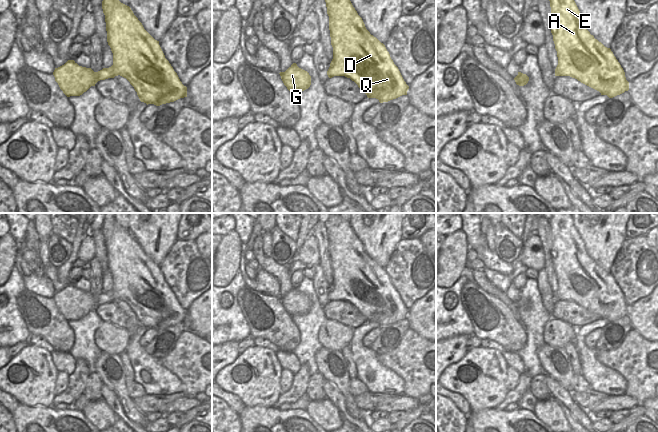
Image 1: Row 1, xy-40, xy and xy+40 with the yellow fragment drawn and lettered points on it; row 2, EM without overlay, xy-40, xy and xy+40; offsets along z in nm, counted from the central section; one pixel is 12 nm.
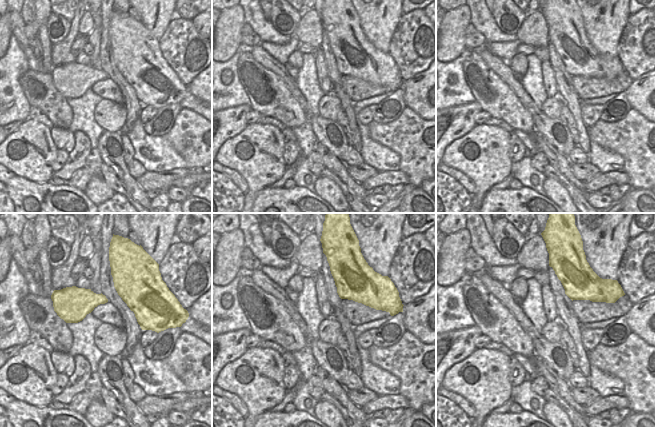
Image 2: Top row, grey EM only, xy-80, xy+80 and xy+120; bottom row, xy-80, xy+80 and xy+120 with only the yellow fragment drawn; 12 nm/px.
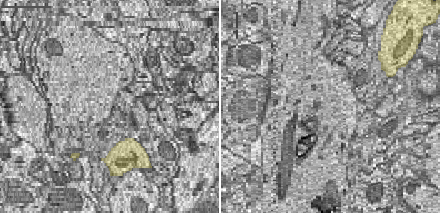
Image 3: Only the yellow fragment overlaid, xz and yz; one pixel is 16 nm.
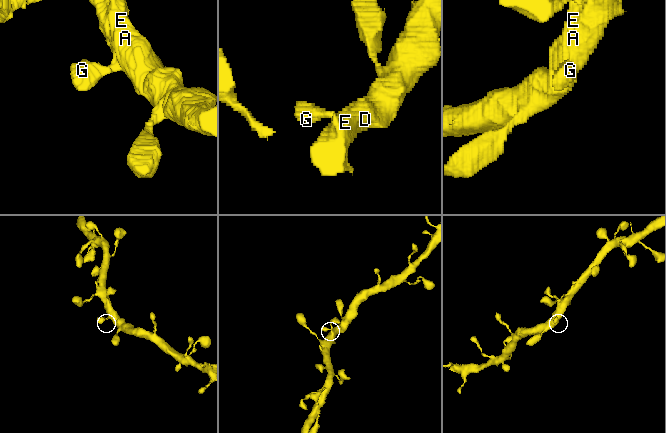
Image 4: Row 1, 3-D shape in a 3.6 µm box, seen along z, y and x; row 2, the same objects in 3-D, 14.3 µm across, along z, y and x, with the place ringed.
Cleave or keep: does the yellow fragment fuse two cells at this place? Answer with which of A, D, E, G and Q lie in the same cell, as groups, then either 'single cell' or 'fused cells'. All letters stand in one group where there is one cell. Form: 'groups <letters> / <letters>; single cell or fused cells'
groups A D E G Q; single cell

